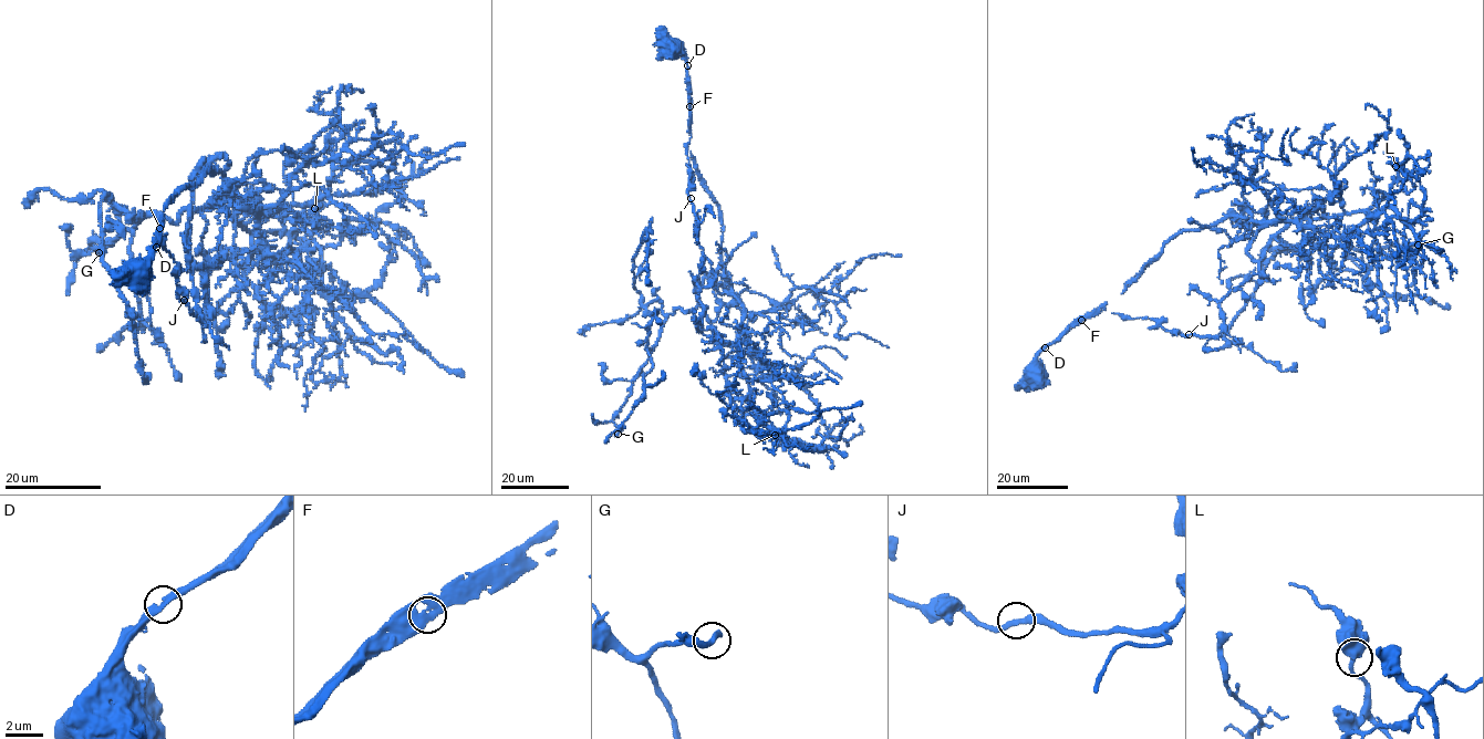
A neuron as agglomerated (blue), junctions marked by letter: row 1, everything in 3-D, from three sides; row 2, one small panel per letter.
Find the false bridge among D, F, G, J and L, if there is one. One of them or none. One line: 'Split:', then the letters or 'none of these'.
Split: none of these

